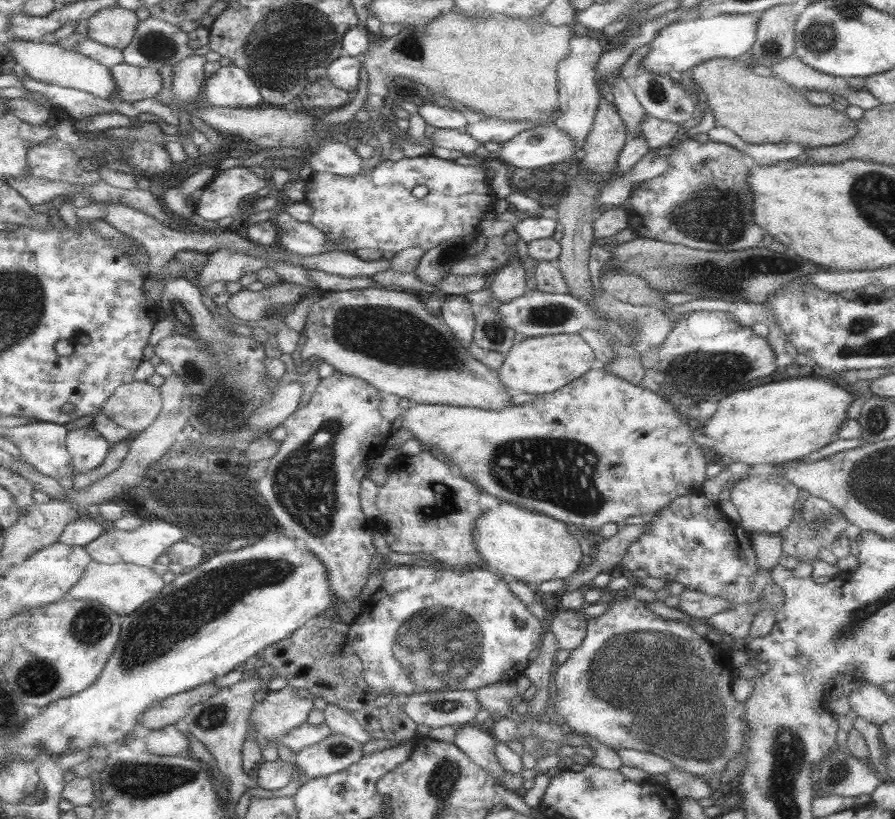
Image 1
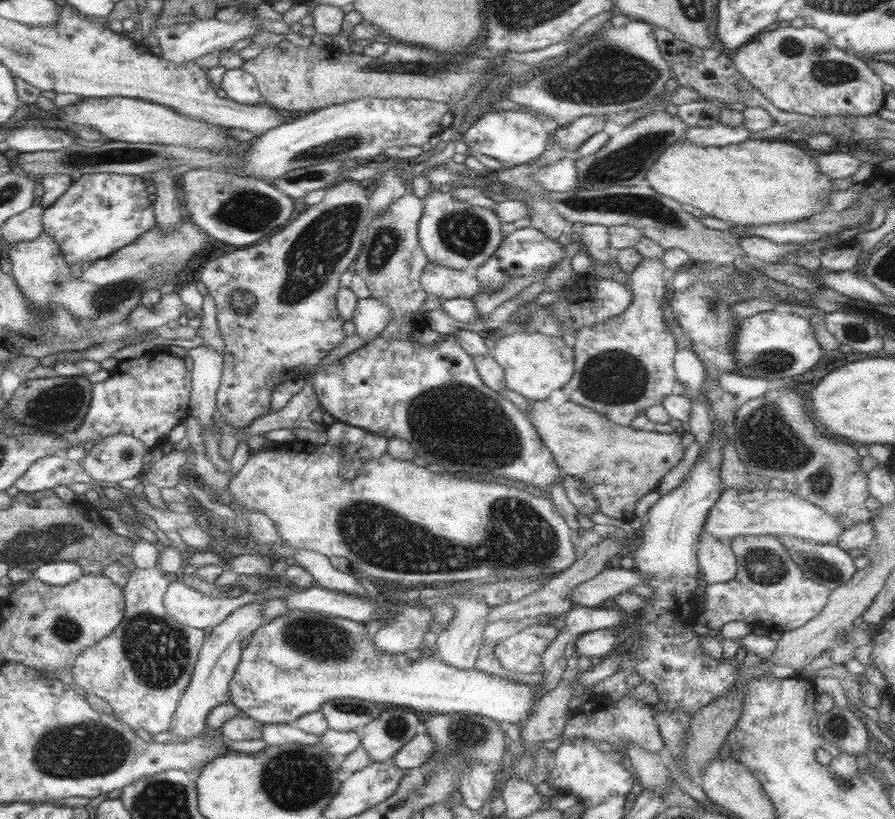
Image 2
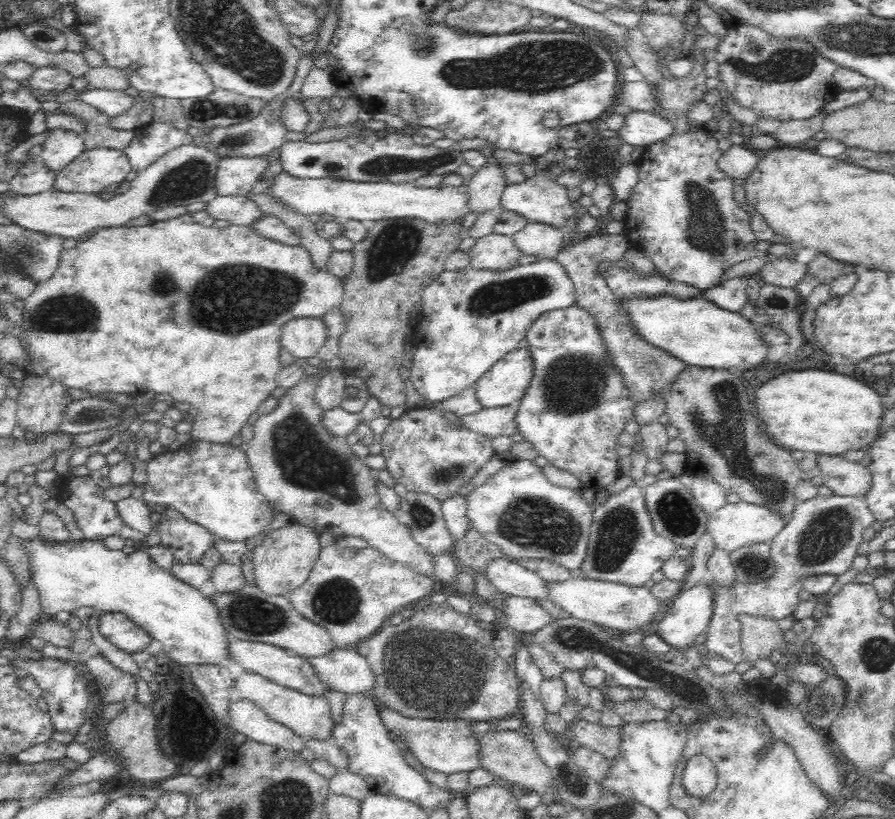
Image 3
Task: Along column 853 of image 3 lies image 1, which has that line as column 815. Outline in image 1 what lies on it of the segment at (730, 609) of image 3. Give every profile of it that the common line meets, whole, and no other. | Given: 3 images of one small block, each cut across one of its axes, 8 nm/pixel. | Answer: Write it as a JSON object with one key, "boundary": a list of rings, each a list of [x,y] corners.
{"boundary":[[[805,498],[801,500],[801,508],[797,512],[793,512],[791,522],[787,528],[783,528],[779,534],[775,534],[781,540],[781,552],[787,558],[795,558],[799,564],[813,564],[815,560],[819,560],[819,552],[823,548],[831,548],[831,544],[845,534],[847,530],[847,522],[845,516],[837,512],[837,508],[831,508],[827,502],[823,502],[821,498]]]}

